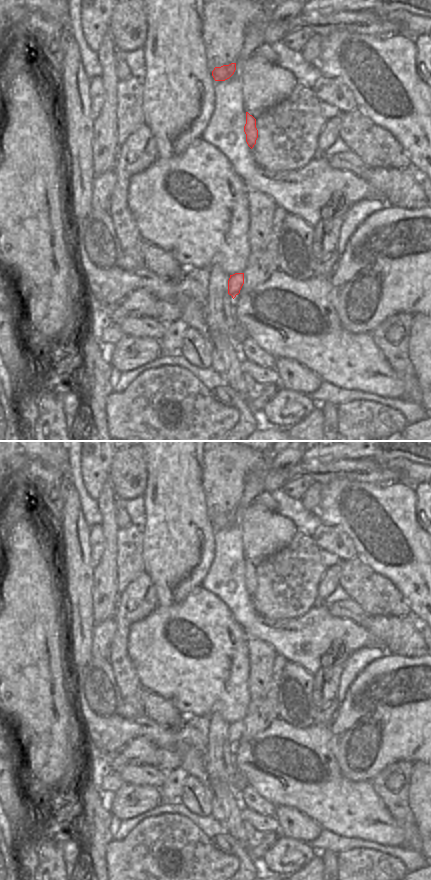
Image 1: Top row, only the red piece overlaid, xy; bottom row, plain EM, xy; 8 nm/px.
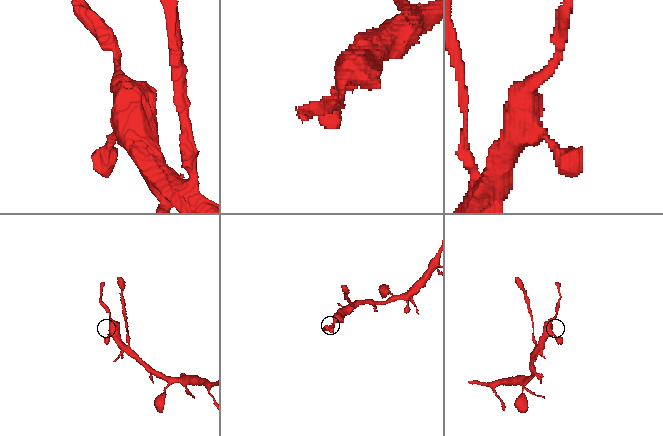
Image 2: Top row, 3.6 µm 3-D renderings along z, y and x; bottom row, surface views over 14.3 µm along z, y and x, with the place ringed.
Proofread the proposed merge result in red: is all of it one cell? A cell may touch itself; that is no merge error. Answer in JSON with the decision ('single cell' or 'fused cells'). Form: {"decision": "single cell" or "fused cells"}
{"decision": "single cell"}

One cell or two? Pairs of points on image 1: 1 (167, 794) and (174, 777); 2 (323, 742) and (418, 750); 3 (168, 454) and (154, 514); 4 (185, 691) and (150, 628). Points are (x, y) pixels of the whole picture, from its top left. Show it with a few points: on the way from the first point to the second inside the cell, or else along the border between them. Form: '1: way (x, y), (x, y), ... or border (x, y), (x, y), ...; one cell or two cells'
1: way (170, 790), (173, 781); one cell
2: border (329, 725), (332, 753), (338, 766); two cells
3: way (168, 469), (168, 499); one cell
4: way (185, 675), (185, 663), (166, 644); one cell

